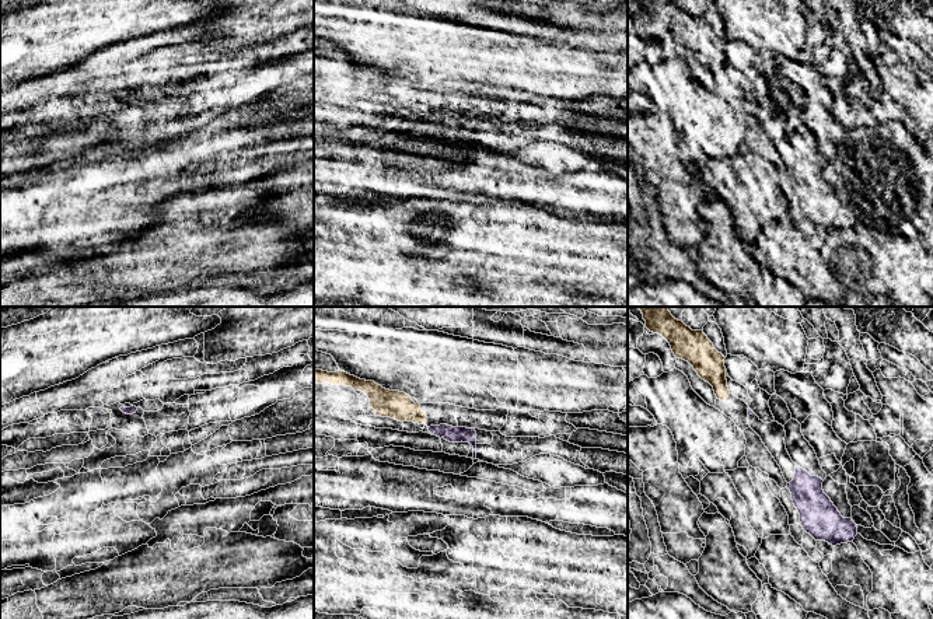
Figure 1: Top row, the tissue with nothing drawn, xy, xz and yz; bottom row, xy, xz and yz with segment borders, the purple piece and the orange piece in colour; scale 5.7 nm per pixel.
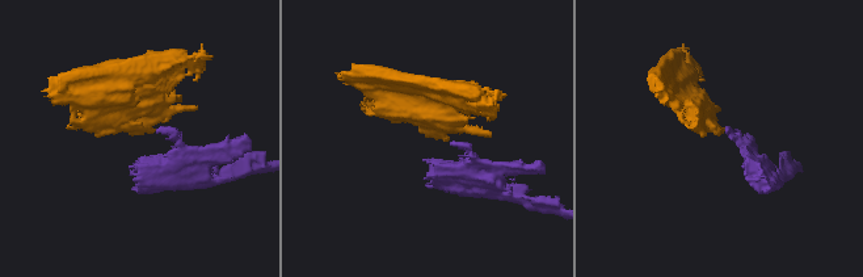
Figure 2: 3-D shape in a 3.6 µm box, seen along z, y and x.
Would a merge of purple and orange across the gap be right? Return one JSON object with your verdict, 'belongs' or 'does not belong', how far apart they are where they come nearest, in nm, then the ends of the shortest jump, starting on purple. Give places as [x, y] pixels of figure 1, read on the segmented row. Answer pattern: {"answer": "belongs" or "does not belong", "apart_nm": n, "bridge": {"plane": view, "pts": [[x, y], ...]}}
{"answer": "does not belong", "apart_nm": 30, "bridge": {"plane": "xz", "pts": [[429, 427], [425, 423]]}}

